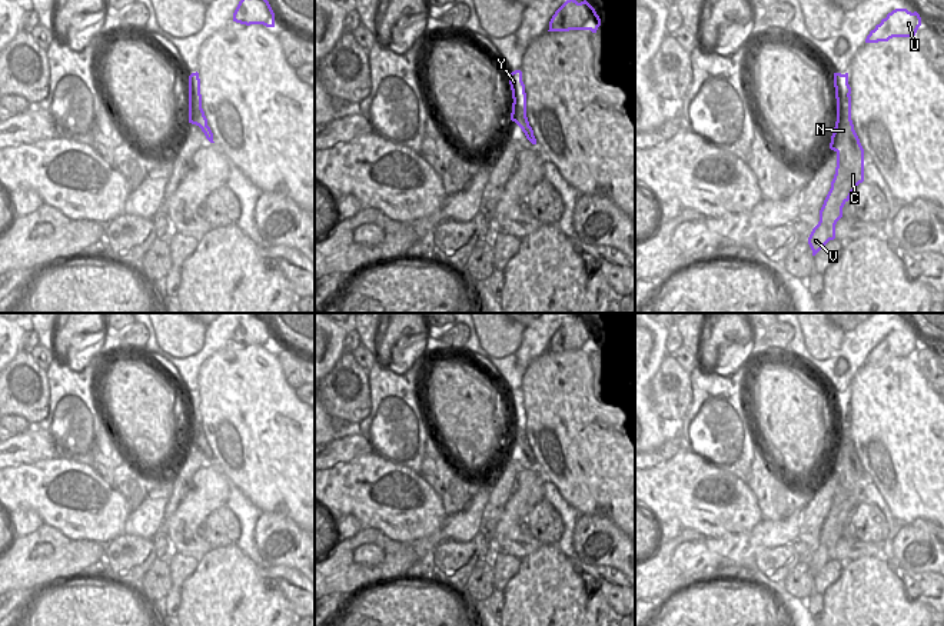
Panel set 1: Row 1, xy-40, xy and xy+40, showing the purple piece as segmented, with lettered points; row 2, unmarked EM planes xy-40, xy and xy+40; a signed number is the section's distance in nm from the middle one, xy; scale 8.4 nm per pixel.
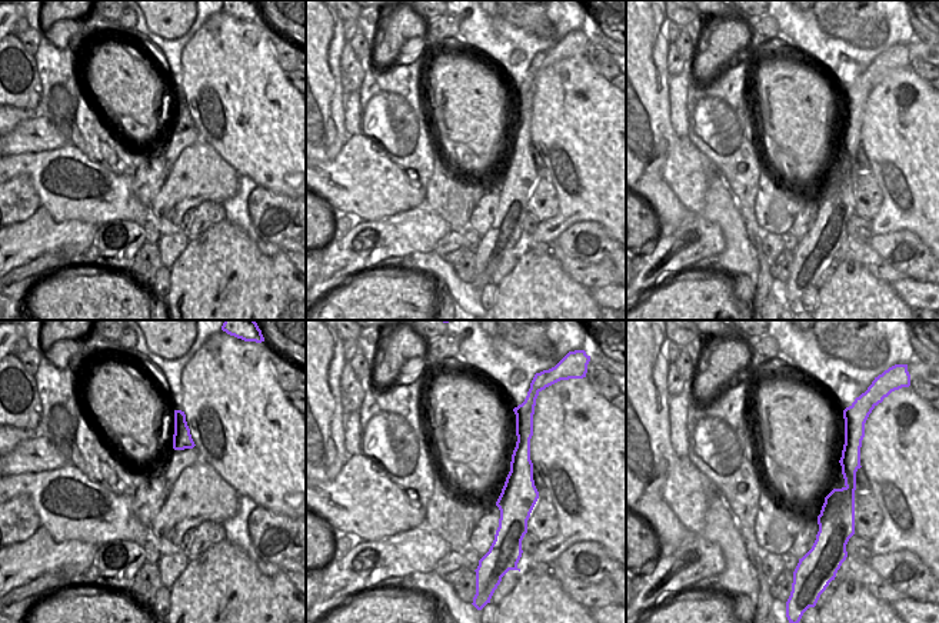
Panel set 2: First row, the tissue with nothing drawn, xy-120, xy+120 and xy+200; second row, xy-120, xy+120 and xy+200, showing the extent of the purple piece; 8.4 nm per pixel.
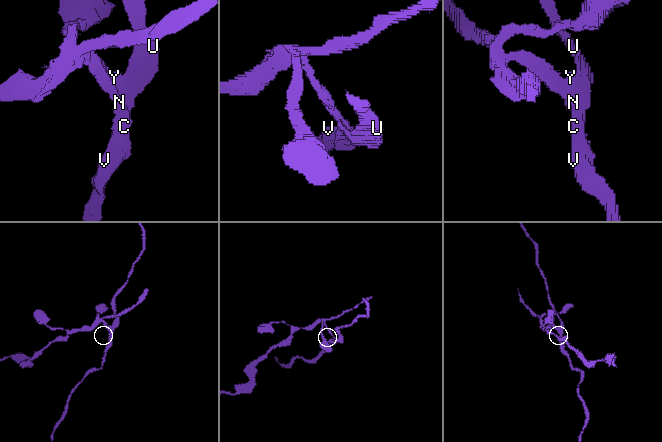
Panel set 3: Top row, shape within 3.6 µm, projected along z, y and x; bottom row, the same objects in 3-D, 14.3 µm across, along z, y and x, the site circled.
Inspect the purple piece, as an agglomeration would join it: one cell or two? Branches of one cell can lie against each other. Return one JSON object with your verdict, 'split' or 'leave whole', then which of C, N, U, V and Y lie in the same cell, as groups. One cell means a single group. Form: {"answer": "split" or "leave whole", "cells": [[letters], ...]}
{"answer": "split", "cells": [["C", "N", "U", "V"], ["Y"]]}

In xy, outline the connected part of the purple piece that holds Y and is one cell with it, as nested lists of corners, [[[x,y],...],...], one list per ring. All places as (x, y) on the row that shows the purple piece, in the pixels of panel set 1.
[[[521,70],[509,73],[509,84],[513,99],[511,120],[515,121],[523,130],[529,126],[529,121],[526,117],[526,93]]]

